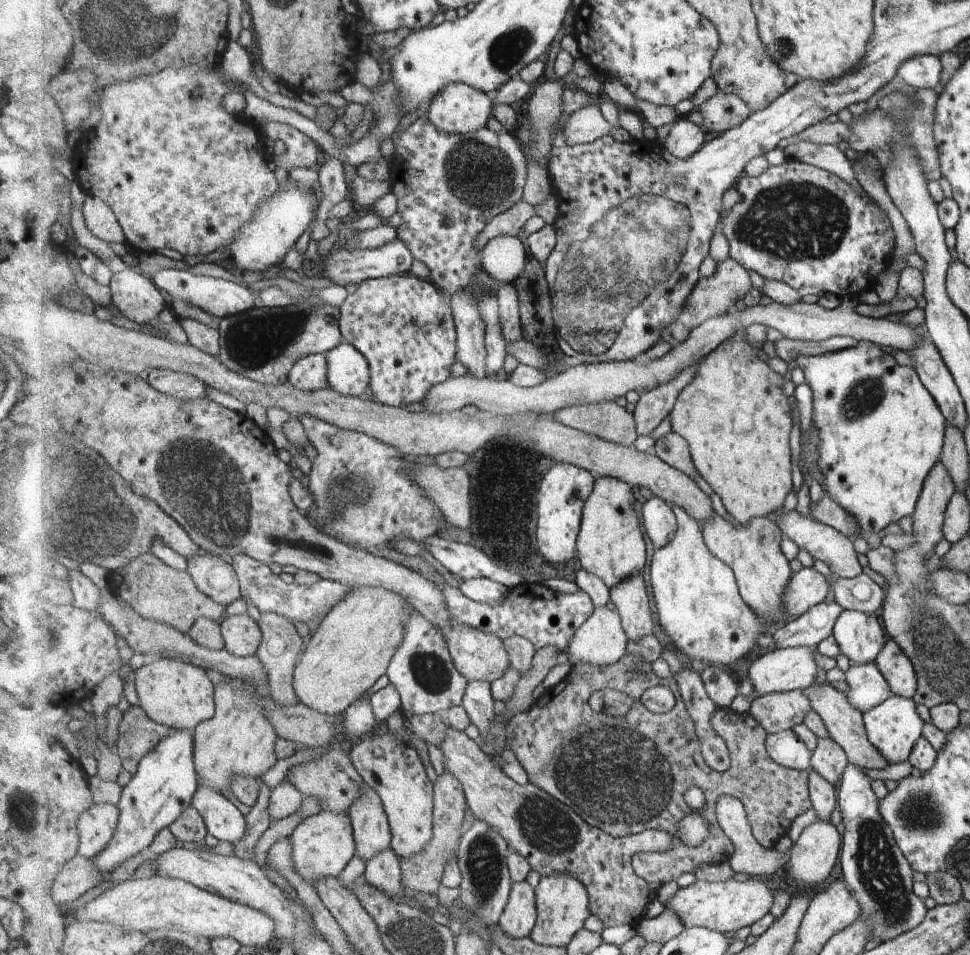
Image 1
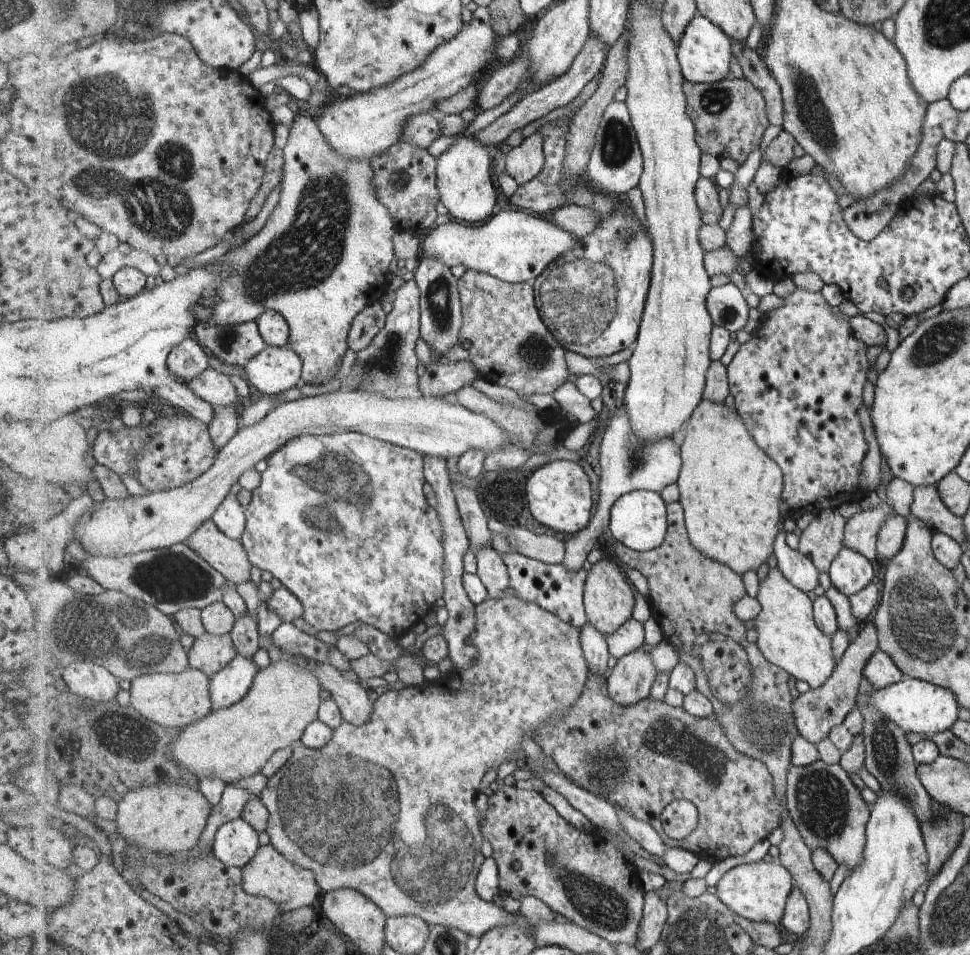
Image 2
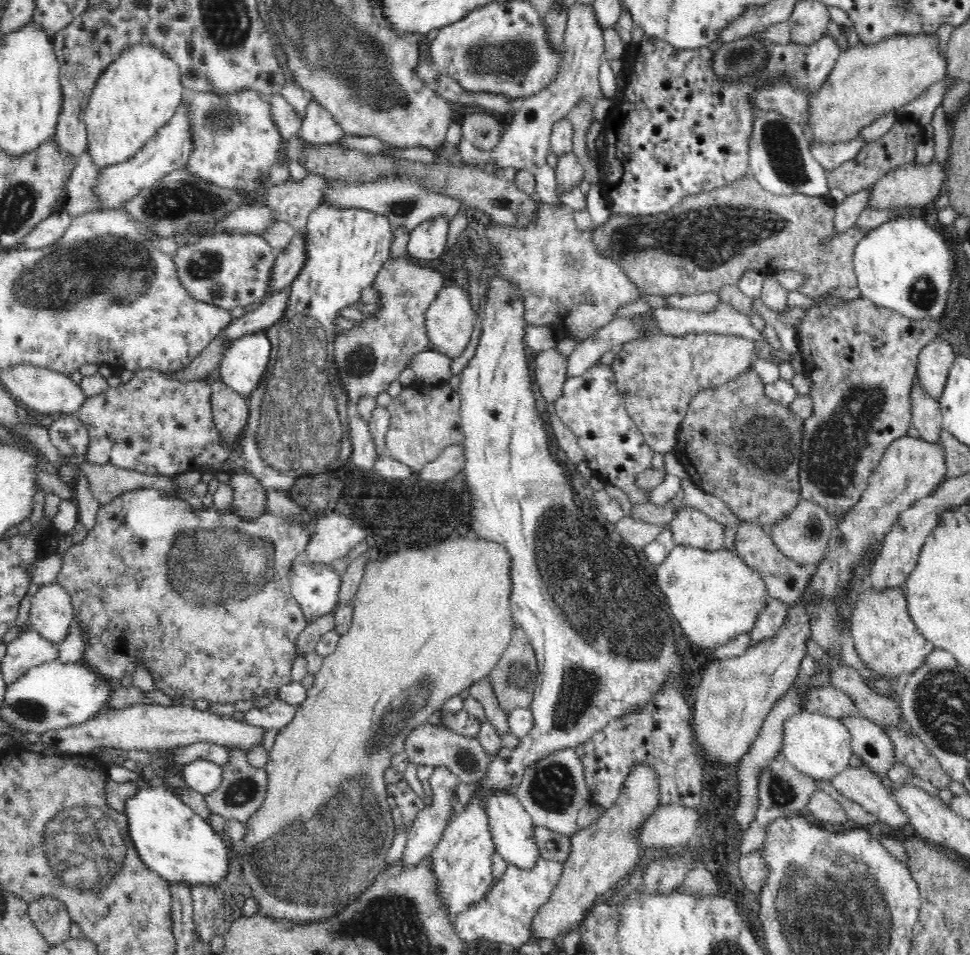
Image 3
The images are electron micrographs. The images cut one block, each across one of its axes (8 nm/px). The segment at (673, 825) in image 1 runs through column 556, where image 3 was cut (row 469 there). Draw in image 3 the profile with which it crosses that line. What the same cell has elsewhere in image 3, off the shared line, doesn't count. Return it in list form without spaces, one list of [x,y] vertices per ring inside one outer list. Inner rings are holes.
[[[752,368],[748,372],[739,377],[734,378],[732,381],[723,383],[713,388],[705,389],[702,392],[698,392],[684,416],[682,423],[680,424],[680,432],[678,432],[678,442],[675,447],[676,455],[679,459],[683,460],[686,471],[690,474],[692,481],[705,492],[711,493],[718,499],[722,500],[726,507],[740,520],[754,521],[755,524],[762,526],[774,526],[782,518],[786,518],[794,508],[800,502],[800,484],[798,481],[798,460],[801,455],[800,450],[800,437],[801,437],[801,424],[803,419],[794,416],[786,406],[780,406],[775,402],[770,402],[765,396],[763,396],[764,384],[760,382],[757,374]]]

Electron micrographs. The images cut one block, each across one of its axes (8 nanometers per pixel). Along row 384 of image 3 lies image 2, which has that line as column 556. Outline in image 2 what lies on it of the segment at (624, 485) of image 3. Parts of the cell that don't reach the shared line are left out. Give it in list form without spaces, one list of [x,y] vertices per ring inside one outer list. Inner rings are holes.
[[[517,551],[500,553],[510,574],[510,586],[515,596],[526,600],[528,603],[535,603],[561,617],[569,624],[581,628],[588,622],[586,606],[584,603],[584,586],[588,575],[587,570],[582,568],[571,572],[563,563],[550,565],[543,561],[532,559]]]

